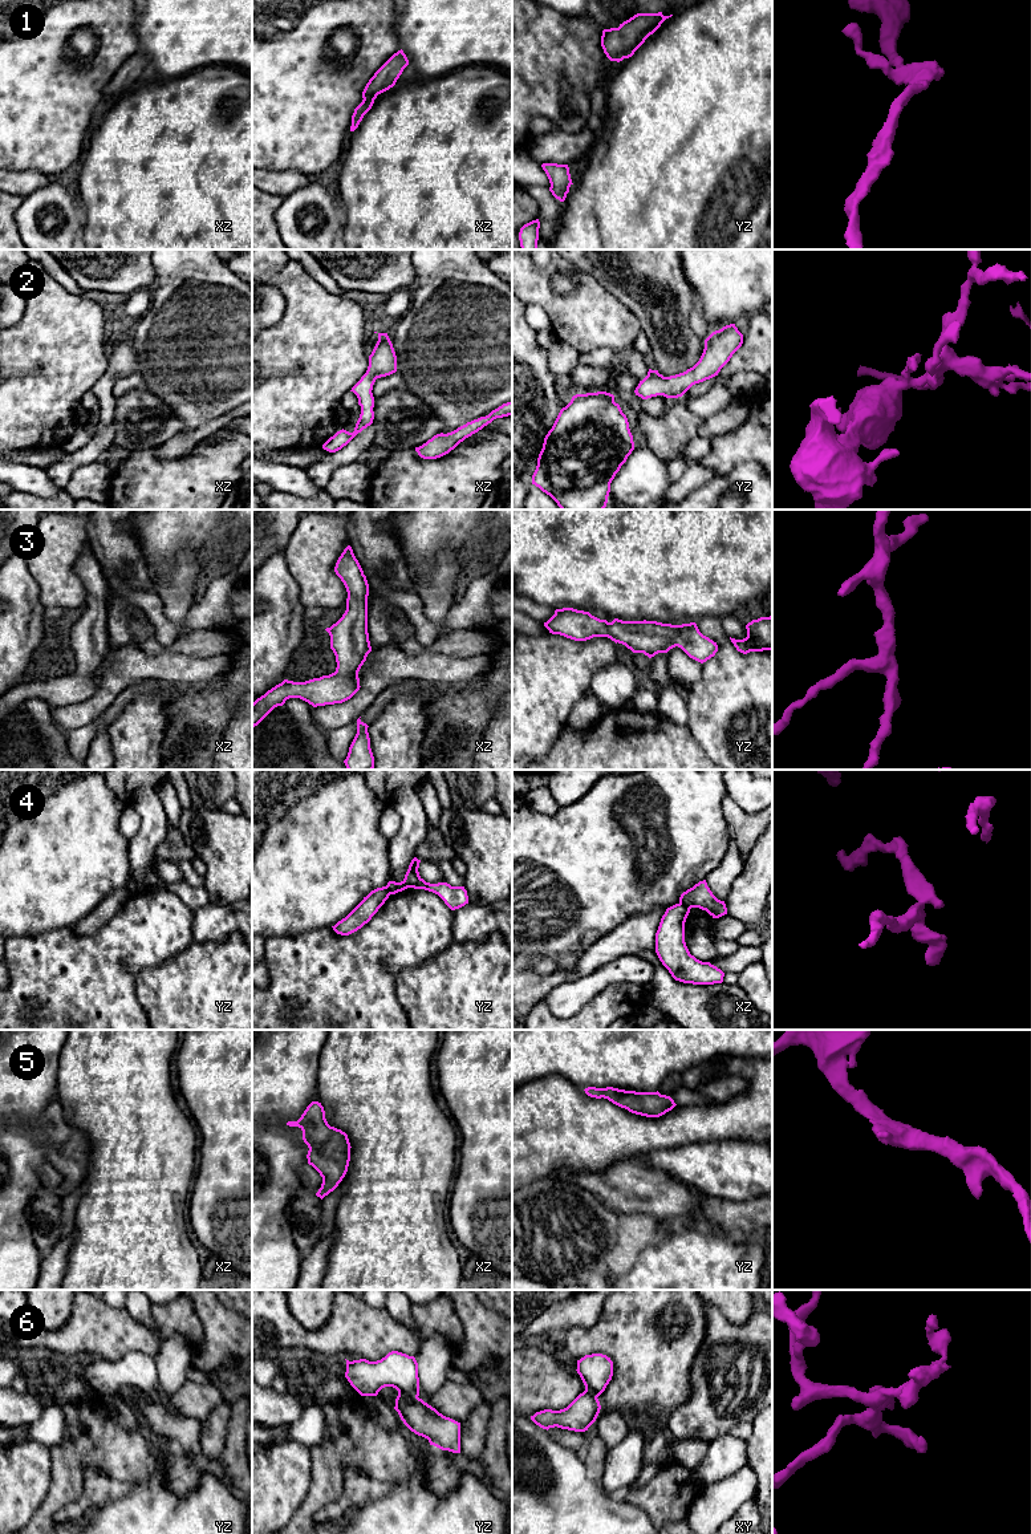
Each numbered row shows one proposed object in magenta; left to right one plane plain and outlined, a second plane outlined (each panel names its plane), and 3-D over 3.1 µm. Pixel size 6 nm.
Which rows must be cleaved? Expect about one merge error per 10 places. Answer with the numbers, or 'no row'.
4, 6

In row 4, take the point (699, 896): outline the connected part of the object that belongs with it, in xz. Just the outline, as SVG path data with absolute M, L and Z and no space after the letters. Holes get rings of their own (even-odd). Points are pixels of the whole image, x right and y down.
M706 880L699 881L693 888L683 892L679 897L679 904L686 908L699 908L706 910L713 918L719 918L727 914L727 908L724 901L718 900L710 888L707 886Z

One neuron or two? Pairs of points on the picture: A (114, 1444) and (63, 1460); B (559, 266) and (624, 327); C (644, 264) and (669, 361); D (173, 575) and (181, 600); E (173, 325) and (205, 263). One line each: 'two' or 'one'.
A: one
B: one
C: one
D: one
E: one

